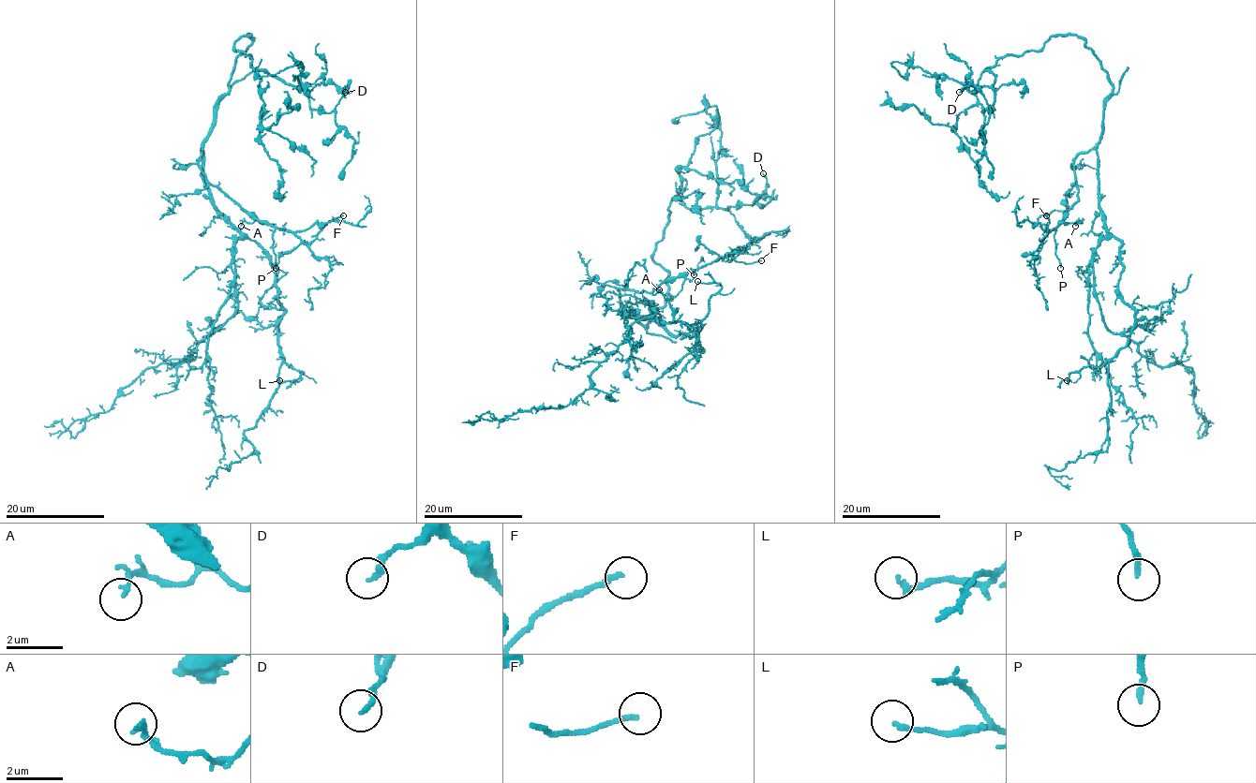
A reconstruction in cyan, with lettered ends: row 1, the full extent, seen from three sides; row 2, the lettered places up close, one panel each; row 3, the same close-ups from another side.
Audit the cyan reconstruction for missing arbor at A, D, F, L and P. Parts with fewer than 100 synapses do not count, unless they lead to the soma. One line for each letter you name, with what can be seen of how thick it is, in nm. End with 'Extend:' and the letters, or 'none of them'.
Extend: none of them

